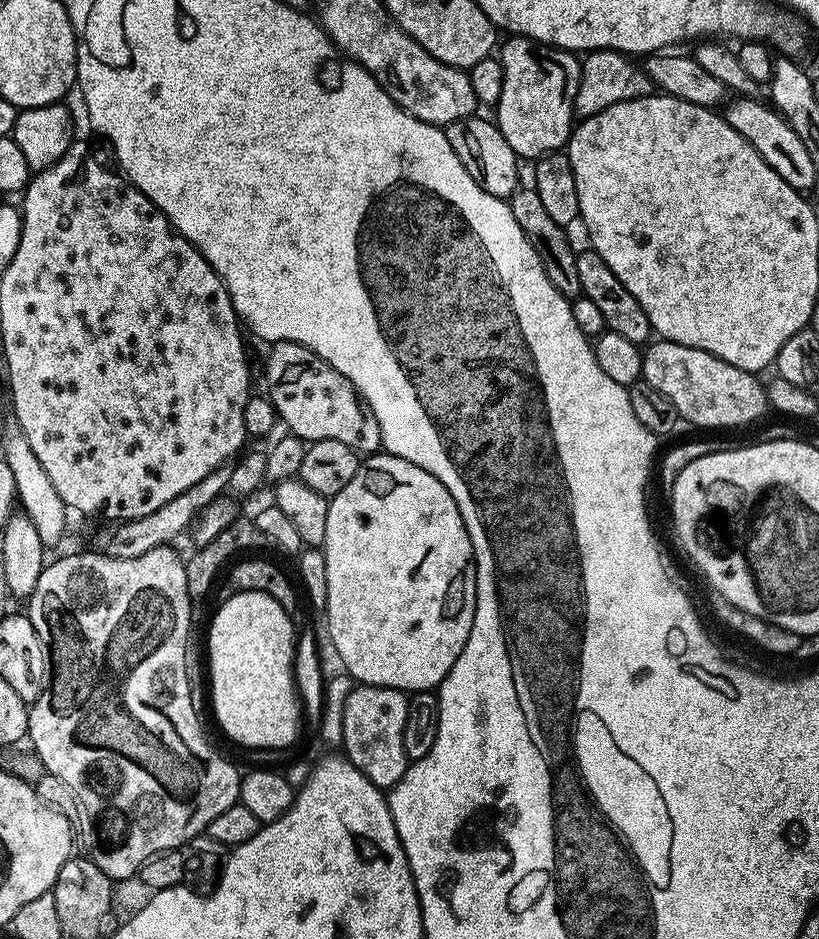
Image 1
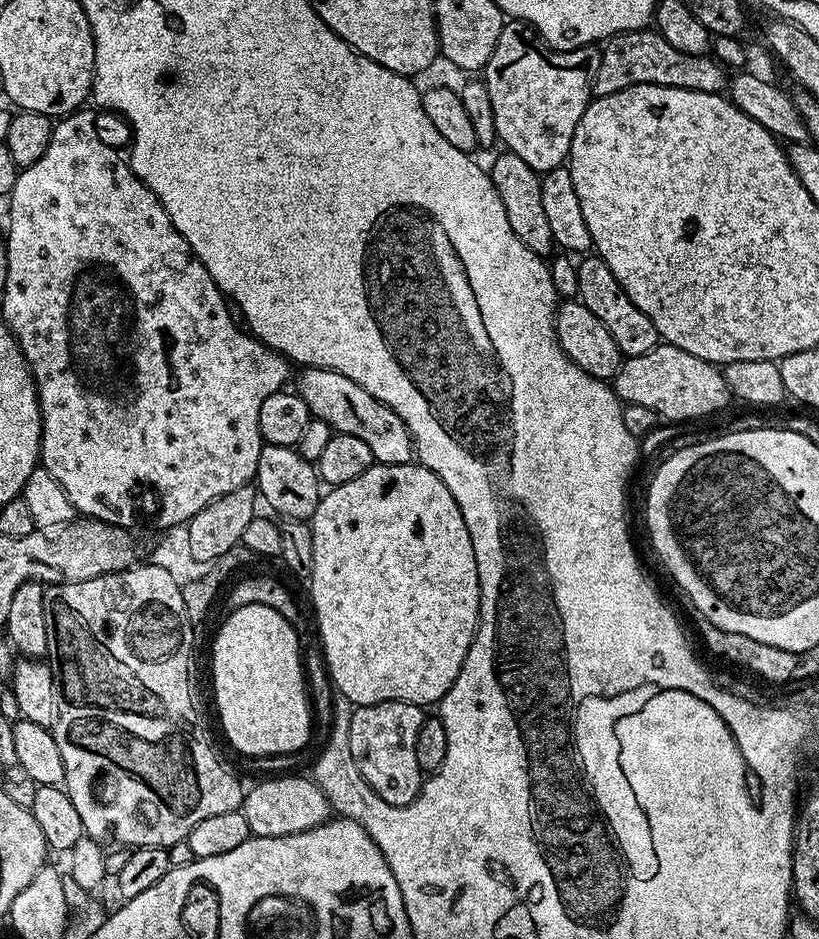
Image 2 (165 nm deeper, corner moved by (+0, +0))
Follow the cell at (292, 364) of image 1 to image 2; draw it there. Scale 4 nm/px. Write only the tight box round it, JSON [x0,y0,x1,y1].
[294,367,414,464]

